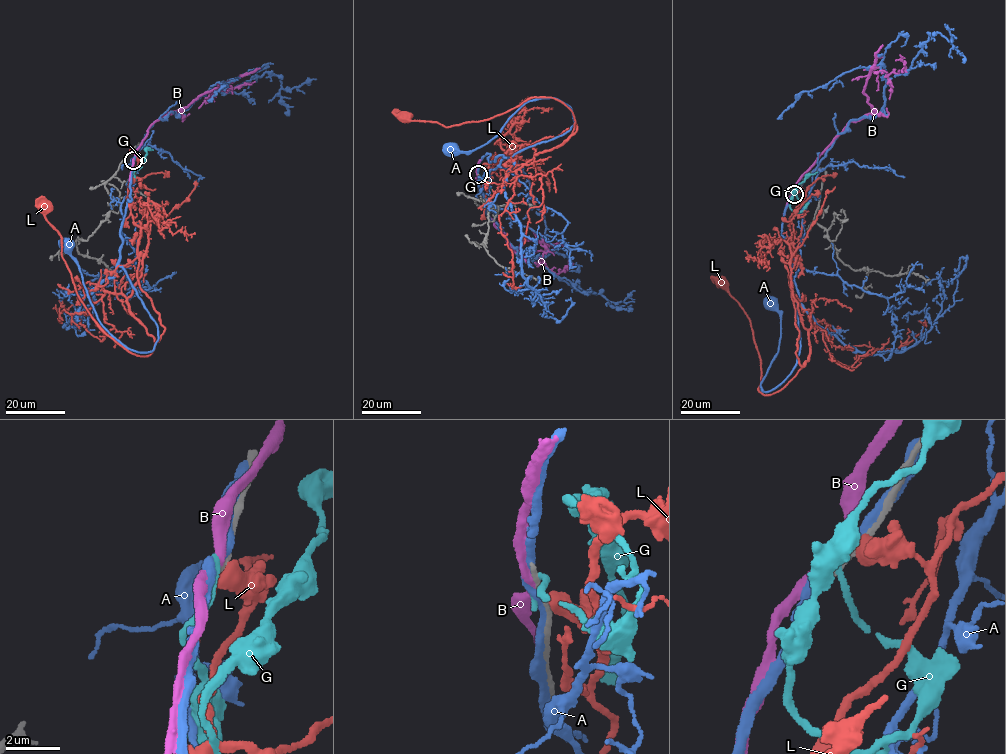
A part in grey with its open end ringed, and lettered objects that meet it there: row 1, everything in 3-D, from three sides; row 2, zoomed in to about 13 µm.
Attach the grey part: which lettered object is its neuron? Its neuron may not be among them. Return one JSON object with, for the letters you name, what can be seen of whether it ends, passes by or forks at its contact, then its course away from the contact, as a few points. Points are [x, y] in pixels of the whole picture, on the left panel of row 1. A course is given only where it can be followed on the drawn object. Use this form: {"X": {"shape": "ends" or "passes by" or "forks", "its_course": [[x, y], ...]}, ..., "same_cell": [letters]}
{"same_cell": []}

